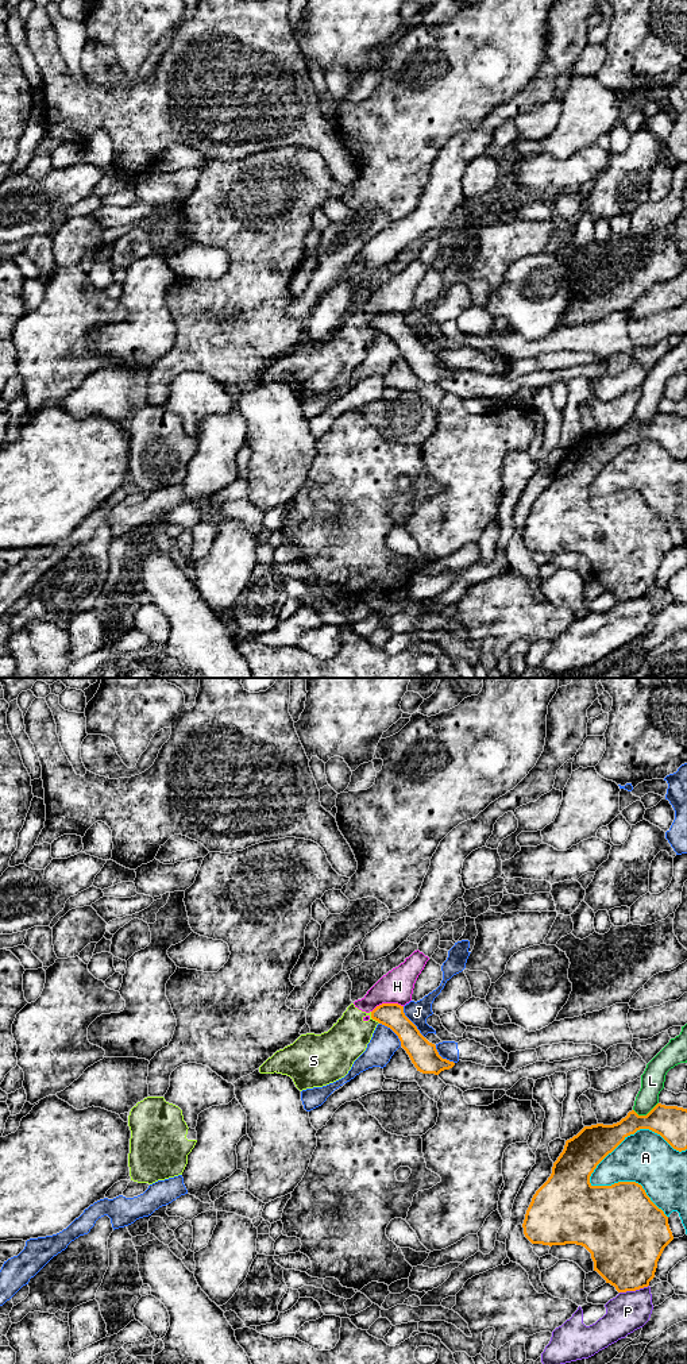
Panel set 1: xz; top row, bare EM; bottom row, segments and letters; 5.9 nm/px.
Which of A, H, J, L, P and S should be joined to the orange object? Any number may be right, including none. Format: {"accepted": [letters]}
{"accepted": []}

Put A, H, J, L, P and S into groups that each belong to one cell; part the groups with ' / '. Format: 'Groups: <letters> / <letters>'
Groups: A / H S / J / L / P

